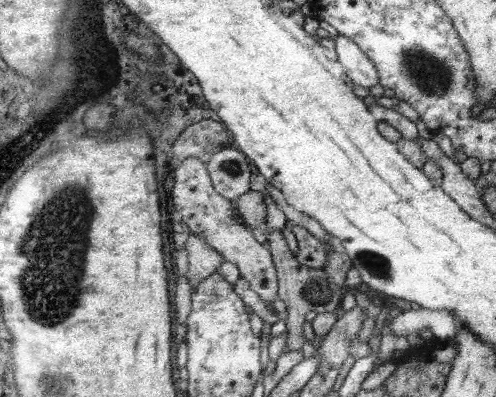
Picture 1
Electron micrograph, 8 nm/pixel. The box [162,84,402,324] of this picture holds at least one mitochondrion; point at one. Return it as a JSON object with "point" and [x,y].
{"point":[371,261]}

